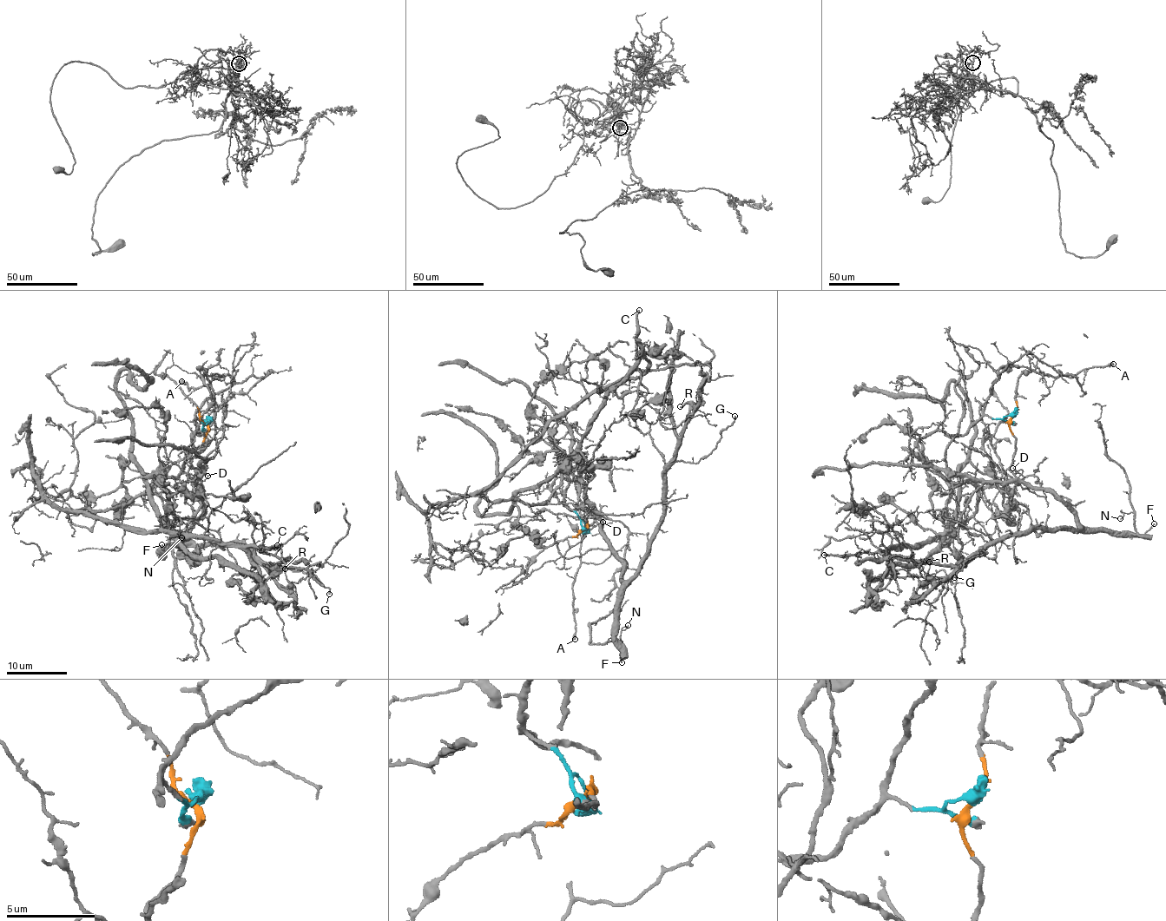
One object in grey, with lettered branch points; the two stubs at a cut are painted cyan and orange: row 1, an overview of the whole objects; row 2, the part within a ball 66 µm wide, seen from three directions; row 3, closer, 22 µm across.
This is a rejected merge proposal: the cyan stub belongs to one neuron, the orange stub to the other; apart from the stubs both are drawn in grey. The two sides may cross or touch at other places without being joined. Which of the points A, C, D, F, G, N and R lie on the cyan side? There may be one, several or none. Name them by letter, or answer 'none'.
A, C

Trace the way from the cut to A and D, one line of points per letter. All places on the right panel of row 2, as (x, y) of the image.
A: (1012, 416), (992, 419), (983, 410), (1003, 366), (1029, 367), (1039, 374), (1072, 377), (1083, 369), (1114, 364)
D: (1012, 416), (1009, 429), (1015, 444), (1010, 469), (1019, 477), (1020, 474), (1012, 468)

